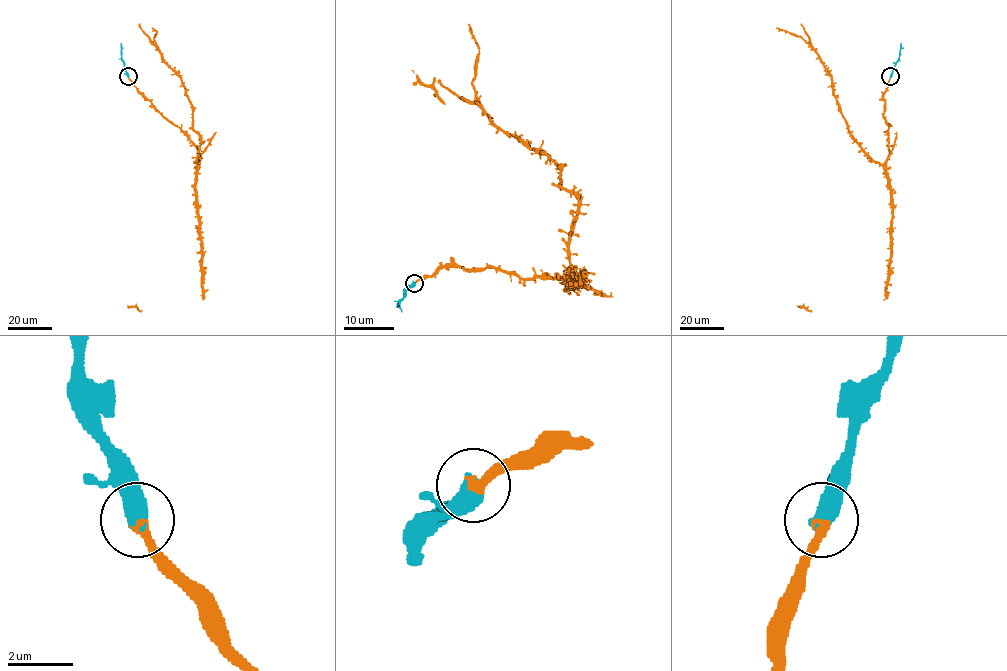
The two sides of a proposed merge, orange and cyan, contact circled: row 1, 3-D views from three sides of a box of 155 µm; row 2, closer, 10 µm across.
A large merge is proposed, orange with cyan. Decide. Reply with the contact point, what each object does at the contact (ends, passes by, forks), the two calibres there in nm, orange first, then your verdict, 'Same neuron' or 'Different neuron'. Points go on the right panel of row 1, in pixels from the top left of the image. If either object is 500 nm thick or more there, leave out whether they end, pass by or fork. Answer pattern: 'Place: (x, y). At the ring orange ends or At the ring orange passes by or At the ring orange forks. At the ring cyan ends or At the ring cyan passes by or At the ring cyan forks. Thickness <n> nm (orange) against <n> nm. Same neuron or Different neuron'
Place: (890, 76). Thickness 280 nm (orange) against 550 nm. Same neuron

